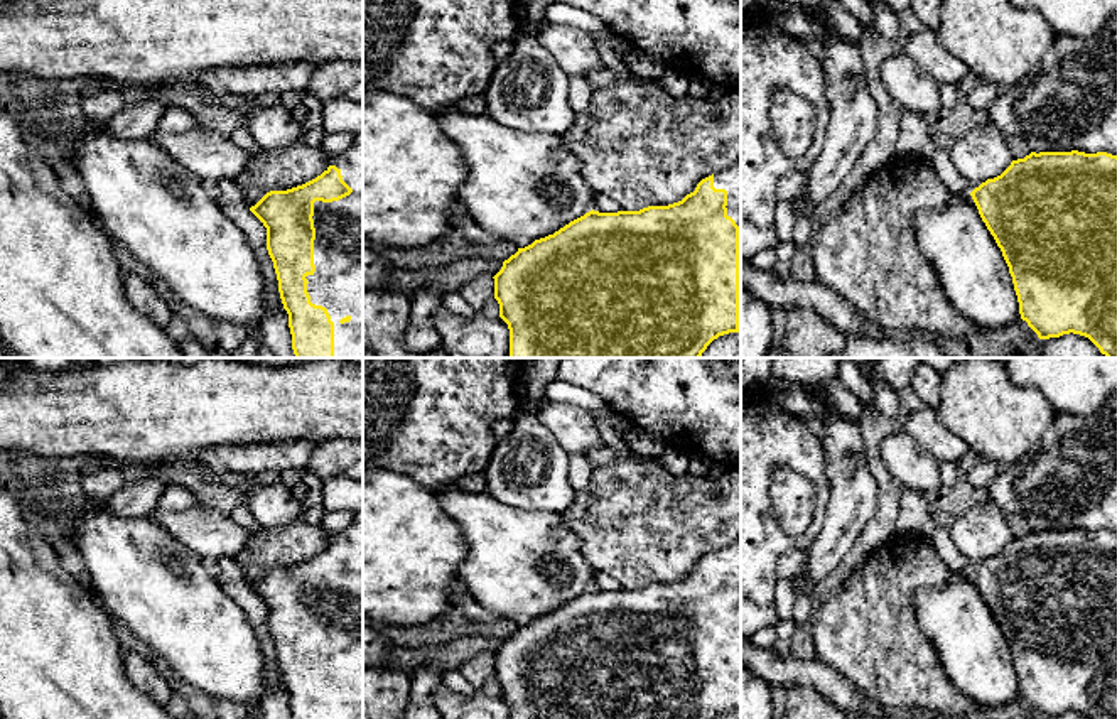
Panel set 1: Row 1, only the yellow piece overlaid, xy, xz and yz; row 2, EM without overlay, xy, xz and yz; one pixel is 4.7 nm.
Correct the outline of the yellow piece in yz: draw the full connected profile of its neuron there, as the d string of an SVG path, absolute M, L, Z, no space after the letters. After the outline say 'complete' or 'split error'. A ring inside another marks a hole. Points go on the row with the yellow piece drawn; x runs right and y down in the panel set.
M1031 152L970 192L1009 267L1021 319L1039 339L1080 334L1117 358L1117 155L1107 152Z; complete

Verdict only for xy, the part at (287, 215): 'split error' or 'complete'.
split error

